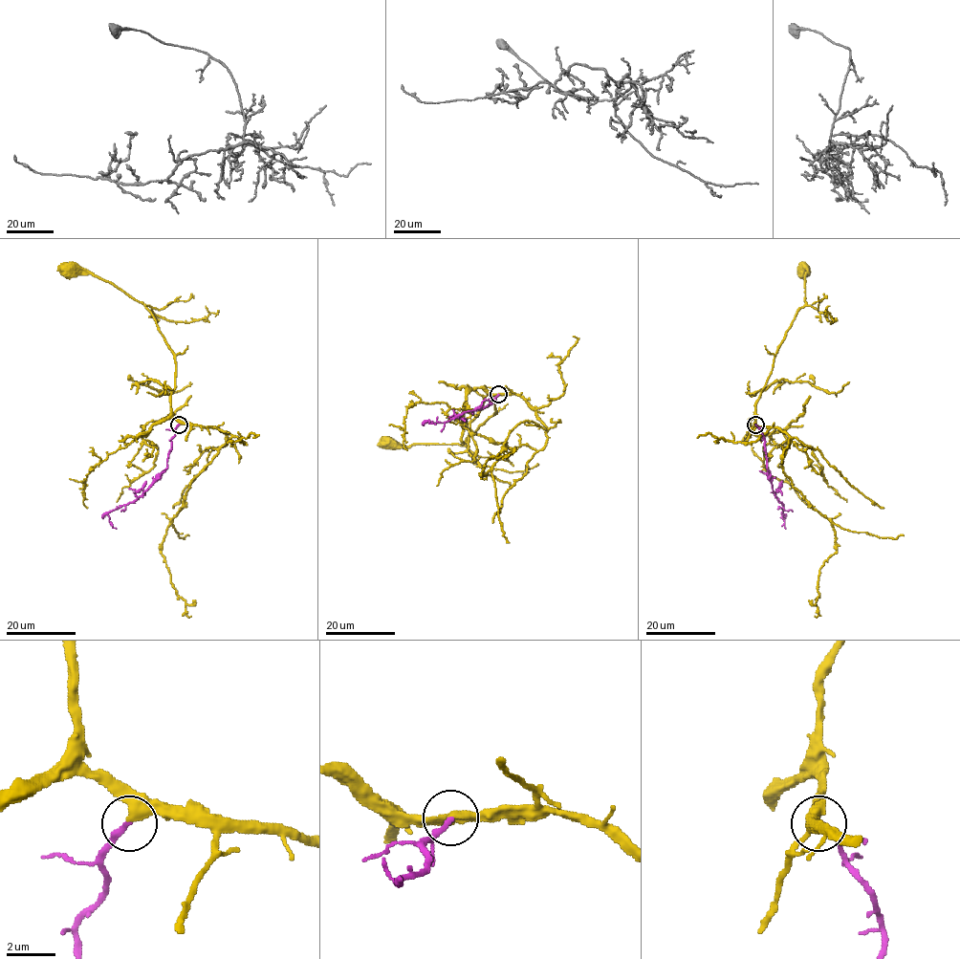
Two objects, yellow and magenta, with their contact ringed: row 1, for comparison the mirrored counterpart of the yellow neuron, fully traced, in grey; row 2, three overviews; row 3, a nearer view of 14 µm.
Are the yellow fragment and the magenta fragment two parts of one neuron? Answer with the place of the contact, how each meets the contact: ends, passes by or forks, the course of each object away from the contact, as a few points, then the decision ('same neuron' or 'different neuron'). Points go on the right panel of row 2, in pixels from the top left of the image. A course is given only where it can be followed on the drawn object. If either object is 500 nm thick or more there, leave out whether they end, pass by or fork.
at (755, 425); yellow ends there; magenta ends there; yellow runs (755, 424), (756, 402), (765, 385), (774, 357), (795, 316), (806, 304), (805, 269); magenta runs (755, 425), (765, 440), (768, 479), (773, 491), (783, 505), (785, 529); same neuron

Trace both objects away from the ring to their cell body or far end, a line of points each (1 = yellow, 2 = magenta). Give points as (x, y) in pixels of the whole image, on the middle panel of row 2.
1: (498, 394), (490, 395), (494, 413), (463, 445), (387, 444)
2: (498, 394), (489, 405), (465, 411), (448, 421), (427, 421), (436, 425)

